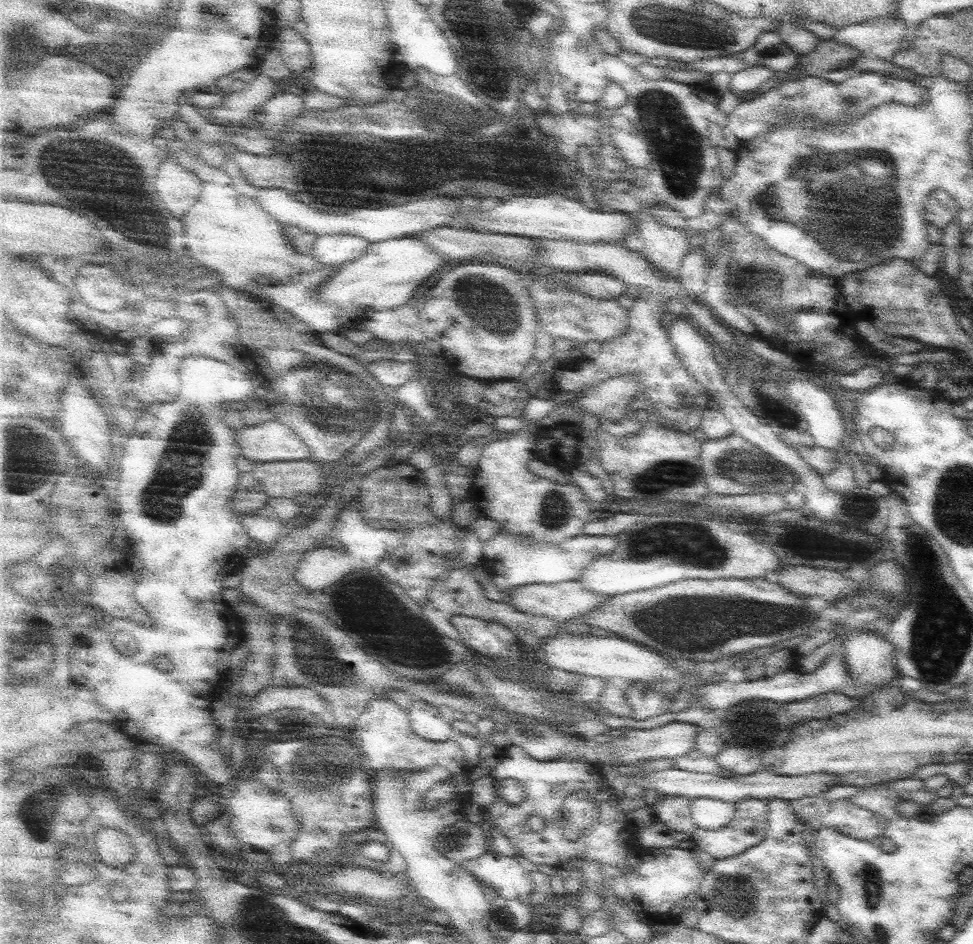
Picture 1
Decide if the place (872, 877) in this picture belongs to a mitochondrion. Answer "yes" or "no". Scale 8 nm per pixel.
yes

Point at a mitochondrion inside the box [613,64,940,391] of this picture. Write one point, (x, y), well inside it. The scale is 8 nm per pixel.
(851, 232)

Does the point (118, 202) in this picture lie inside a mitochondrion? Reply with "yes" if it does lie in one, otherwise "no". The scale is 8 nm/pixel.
yes

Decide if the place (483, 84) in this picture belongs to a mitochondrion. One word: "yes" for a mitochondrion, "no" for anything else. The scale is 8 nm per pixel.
yes

